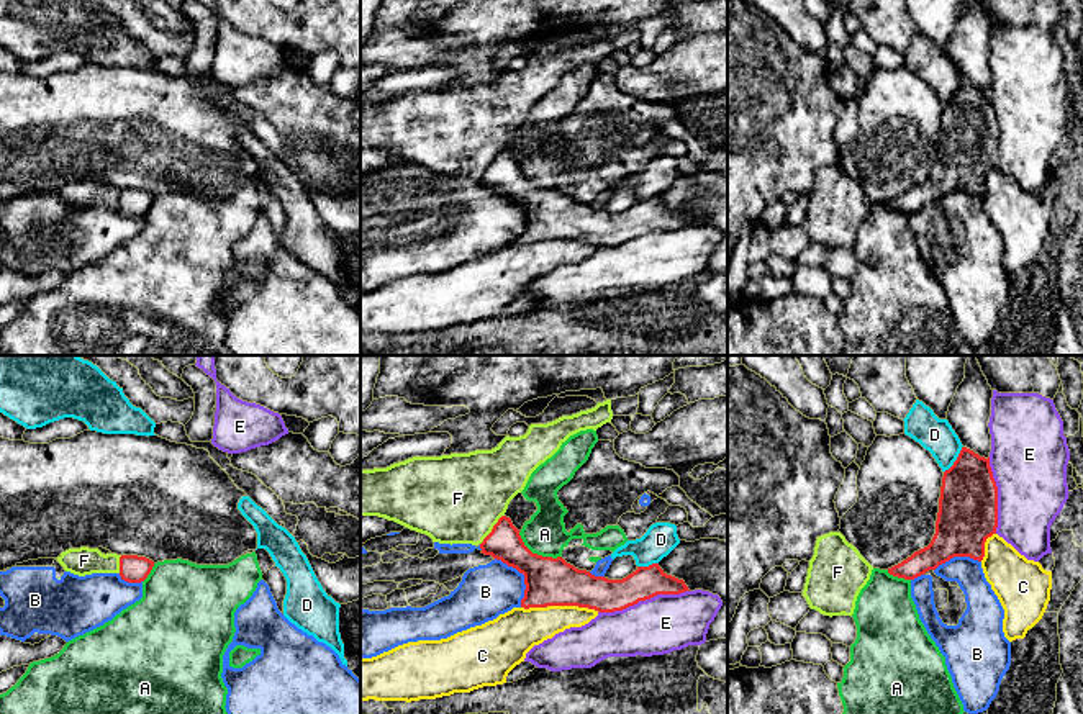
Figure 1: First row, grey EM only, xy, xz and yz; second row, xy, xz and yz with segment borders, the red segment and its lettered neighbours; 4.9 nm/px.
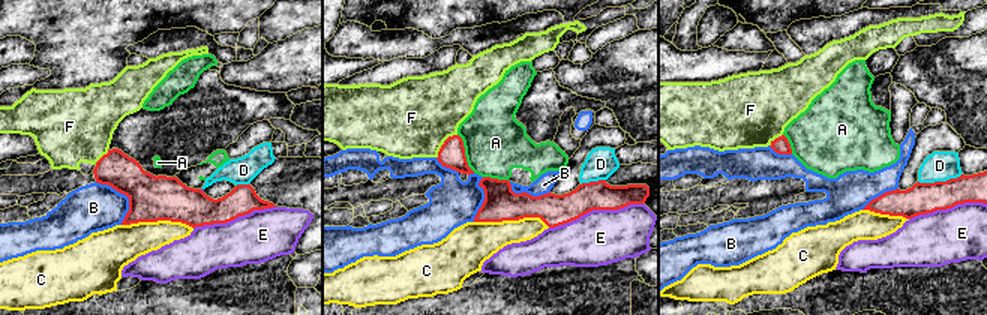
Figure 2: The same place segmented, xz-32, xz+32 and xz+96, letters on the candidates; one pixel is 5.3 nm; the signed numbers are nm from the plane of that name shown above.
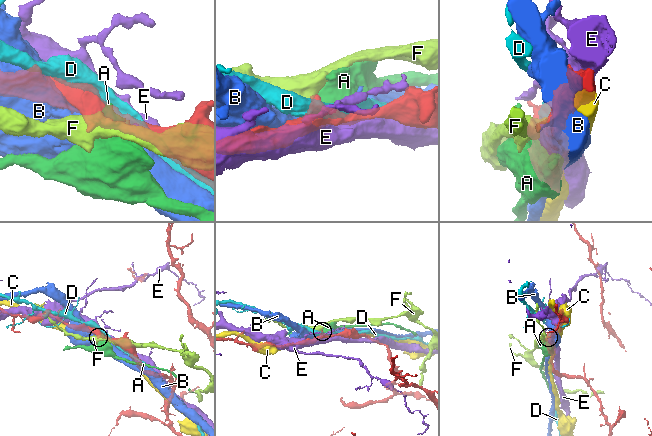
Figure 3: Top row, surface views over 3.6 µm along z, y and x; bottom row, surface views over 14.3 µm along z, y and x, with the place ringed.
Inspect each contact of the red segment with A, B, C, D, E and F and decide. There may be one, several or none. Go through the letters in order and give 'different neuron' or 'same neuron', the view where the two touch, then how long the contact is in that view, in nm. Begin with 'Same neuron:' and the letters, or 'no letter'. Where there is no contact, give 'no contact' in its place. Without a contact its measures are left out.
Same neuron: no letter
A: different neuron | xz | 240 nm
B: different neuron | xz | 280 nm
C: different neuron | xz | 380 nm
D: different neuron | yz | 160 nm
E: different neuron | xz | 460 nm
F: different neuron | xz | 190 nm

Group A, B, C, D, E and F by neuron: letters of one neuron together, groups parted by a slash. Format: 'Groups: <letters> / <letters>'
Groups: A / B / C / D / E / F

